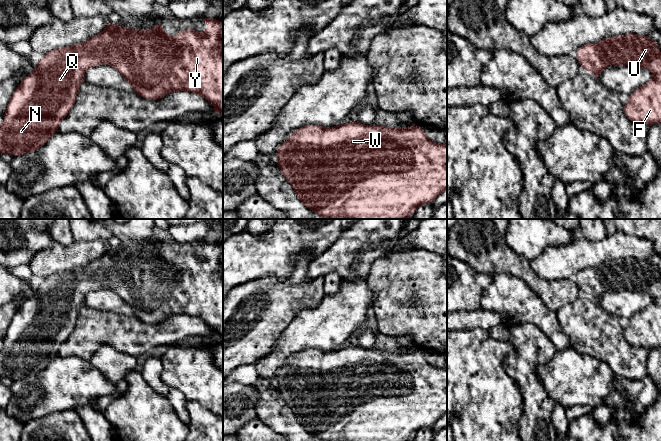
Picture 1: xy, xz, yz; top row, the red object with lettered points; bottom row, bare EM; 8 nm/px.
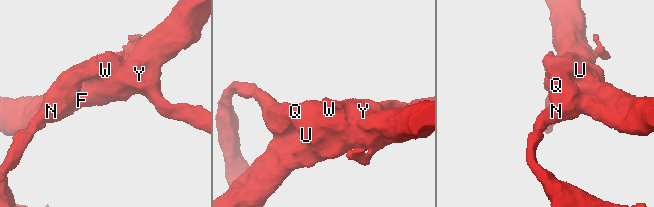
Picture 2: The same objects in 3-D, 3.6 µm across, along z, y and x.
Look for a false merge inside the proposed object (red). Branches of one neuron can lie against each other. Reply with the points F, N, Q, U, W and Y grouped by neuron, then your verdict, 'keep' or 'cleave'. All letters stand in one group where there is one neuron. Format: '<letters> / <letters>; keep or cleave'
F N Q U W Y; keep

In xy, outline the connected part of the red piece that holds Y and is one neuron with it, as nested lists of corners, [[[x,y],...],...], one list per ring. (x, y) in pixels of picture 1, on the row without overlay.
[[[205,242],[203,243],[203,246],[212,247],[213,249],[208,251],[204,256],[196,256],[192,253],[183,253],[180,258],[175,260],[165,260],[163,258],[163,249],[160,245],[157,245],[156,250],[149,255],[144,253],[129,254],[123,249],[116,249],[108,246],[105,254],[97,260],[94,260],[83,267],[75,268],[70,271],[57,272],[47,278],[44,278],[42,284],[34,290],[34,296],[26,300],[22,304],[21,308],[15,313],[8,327],[4,338],[4,346],[0,350],[0,377],[7,376],[12,380],[17,380],[28,376],[35,376],[45,369],[50,360],[54,356],[58,355],[61,344],[67,340],[71,332],[74,330],[85,295],[90,291],[94,291],[102,287],[109,287],[111,290],[115,291],[125,301],[129,309],[134,309],[134,315],[146,324],[159,324],[171,316],[184,314],[202,319],[210,328],[213,329],[213,331],[217,334],[217,337],[223,340],[223,270],[220,265],[220,256],[223,253],[223,250],[221,249],[220,243],[216,244],[215,242]]]

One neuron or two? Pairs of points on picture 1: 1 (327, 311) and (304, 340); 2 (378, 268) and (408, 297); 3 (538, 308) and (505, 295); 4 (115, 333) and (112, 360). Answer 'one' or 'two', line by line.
1: one
2: one
3: one
4: two

